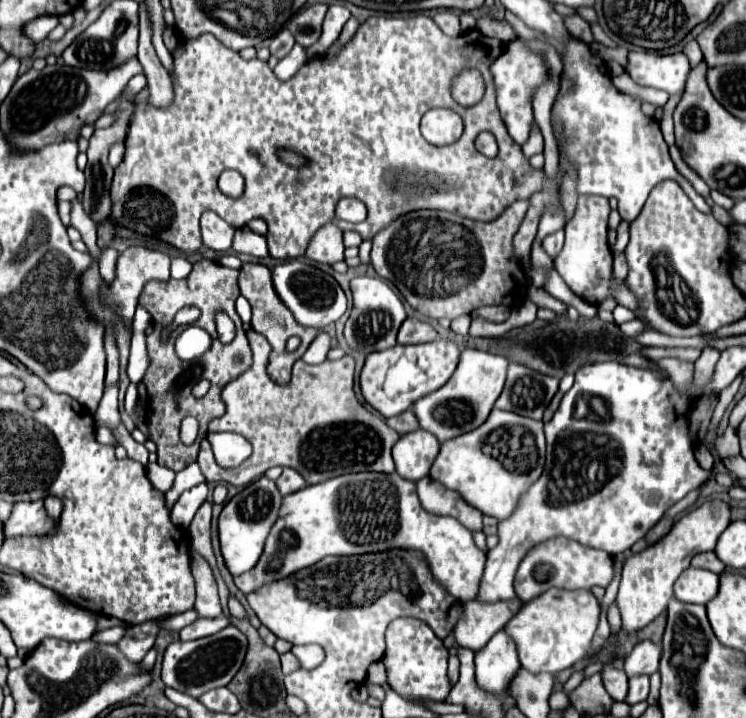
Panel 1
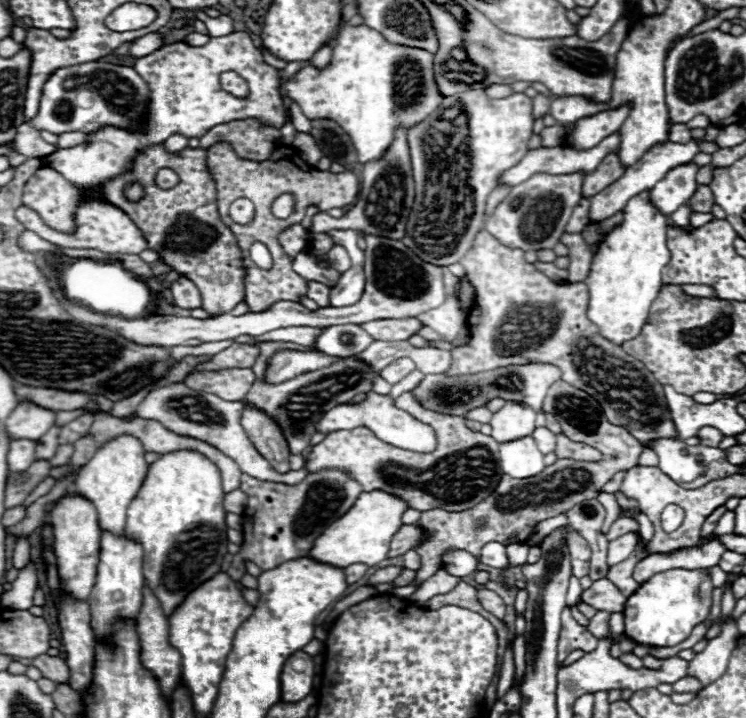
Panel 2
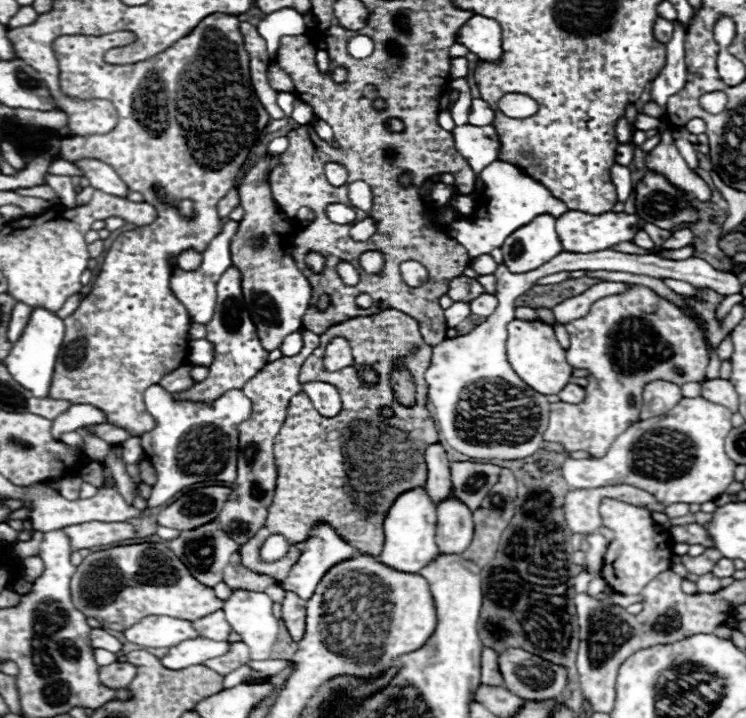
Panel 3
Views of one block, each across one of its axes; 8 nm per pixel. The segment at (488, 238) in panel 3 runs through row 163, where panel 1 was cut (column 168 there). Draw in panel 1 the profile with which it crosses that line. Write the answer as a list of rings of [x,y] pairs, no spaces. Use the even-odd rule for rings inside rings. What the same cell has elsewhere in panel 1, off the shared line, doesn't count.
[[[192,462],[192,464],[188,464],[184,470],[180,470],[180,472],[176,474],[174,488],[172,488],[170,492],[166,492],[166,504],[168,504],[168,508],[172,508],[172,504],[176,502],[176,498],[178,498],[184,490],[188,490],[188,488],[200,484],[200,482],[202,482],[202,472],[200,472],[200,468],[198,468],[198,462]]]

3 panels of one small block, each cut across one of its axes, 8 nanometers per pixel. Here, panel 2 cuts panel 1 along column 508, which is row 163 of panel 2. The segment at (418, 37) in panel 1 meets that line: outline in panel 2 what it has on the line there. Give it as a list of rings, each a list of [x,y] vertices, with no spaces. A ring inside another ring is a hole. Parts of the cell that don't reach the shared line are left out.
[[[150,146],[138,154],[134,166],[134,172],[118,176],[104,186],[106,198],[128,212],[136,226],[144,230],[142,234],[148,240],[148,248],[156,250],[164,264],[192,278],[202,294],[204,310],[212,316],[230,312],[244,300],[244,264],[234,234],[218,216],[216,186],[206,166],[206,150],[184,148],[178,154],[168,154],[164,146]],[[160,168],[172,168],[180,182],[170,190],[158,188],[154,176]],[[132,182],[140,182],[144,188],[144,196],[138,202],[130,202],[124,196],[126,184]]]

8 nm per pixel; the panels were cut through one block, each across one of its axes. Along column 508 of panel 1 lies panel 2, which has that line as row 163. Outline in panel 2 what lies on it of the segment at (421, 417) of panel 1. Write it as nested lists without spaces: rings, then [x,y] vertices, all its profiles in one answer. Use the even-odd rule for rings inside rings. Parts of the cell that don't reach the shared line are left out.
[[[342,26],[334,40],[330,64],[322,70],[302,68],[282,86],[310,120],[334,120],[350,136],[362,164],[376,160],[394,140],[396,126],[414,126],[432,114],[442,98],[434,84],[434,54],[398,46],[384,40],[382,34],[368,26]]]

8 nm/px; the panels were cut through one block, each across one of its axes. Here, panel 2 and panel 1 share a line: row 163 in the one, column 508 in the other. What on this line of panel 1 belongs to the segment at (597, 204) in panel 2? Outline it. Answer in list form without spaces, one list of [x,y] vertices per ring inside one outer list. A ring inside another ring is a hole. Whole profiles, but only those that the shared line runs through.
[[[504,630],[496,632],[490,642],[476,652],[476,684],[486,694],[496,698],[504,696],[518,670],[520,662],[516,656],[516,646]]]

